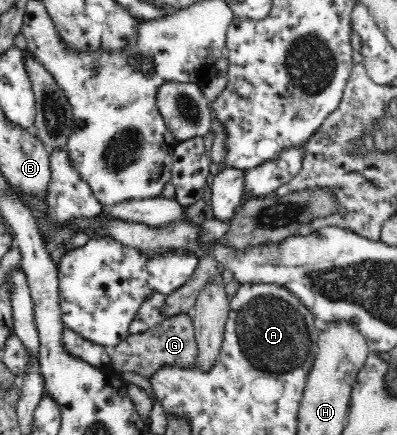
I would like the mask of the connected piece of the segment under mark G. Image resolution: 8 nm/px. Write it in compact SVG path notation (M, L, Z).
M191 313L165 318L157 327L145 333L129 334L123 342L108 349L109 368L117 372L133 372L151 378L163 367L191 369L196 366L197 344Z

